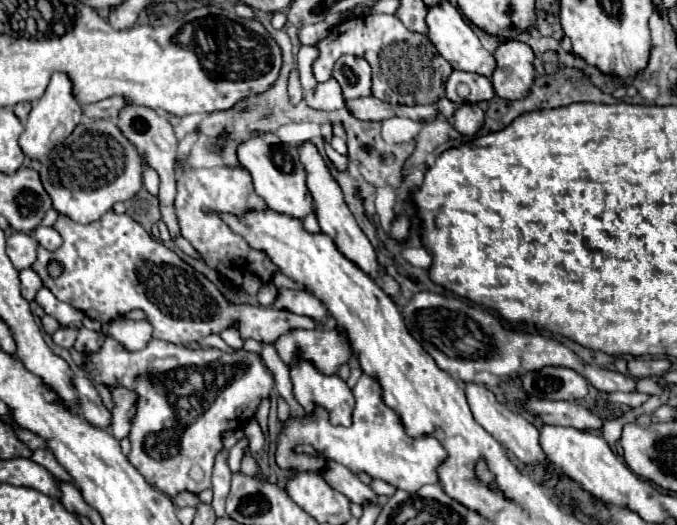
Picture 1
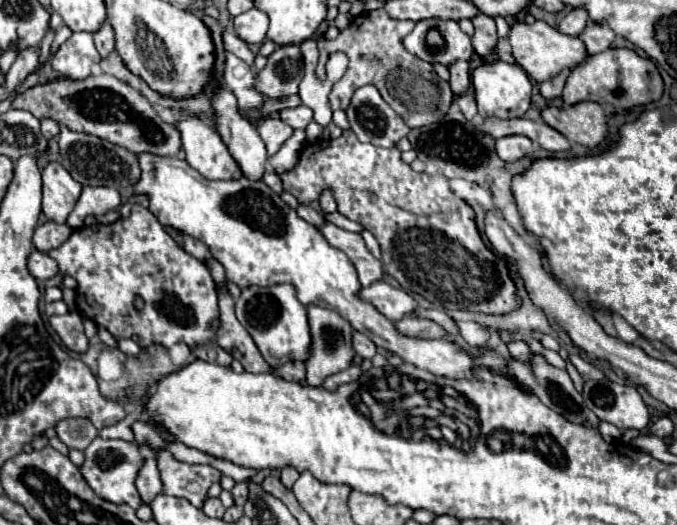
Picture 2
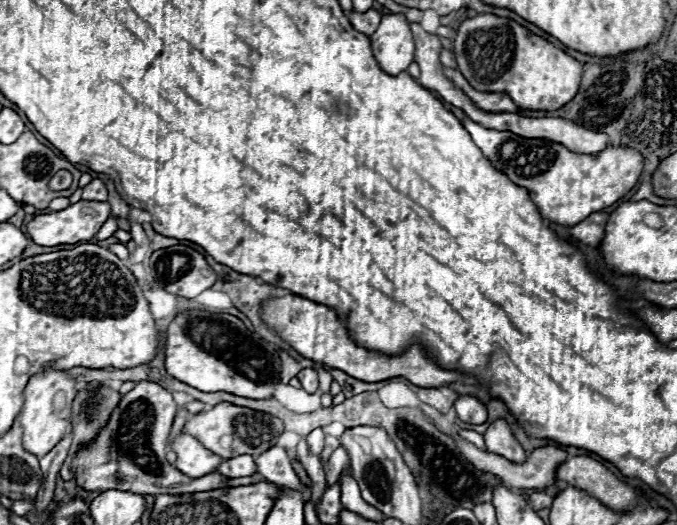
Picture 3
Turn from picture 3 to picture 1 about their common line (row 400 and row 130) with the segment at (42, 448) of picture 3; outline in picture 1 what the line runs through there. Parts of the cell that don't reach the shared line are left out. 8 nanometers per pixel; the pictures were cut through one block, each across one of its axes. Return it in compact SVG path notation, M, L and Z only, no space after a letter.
M56 72L50 78L50 84L48 84L44 96L32 104L28 122L24 126L24 132L22 132L20 140L18 140L18 144L20 144L22 152L30 160L38 160L38 158L50 154L50 150L56 144L60 144L62 140L66 140L80 120L82 120L82 108L80 108L80 104L72 96L72 84L70 84L70 80L68 80L66 74Z

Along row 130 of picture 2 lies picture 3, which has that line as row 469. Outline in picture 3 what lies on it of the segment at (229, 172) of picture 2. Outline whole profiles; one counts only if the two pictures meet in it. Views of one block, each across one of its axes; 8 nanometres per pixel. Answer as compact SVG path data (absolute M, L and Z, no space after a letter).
M180 434L172 444L172 448L178 454L176 468L190 478L206 476L214 472L218 464L222 464L222 458L218 454L204 448L194 436L188 436L188 434Z

